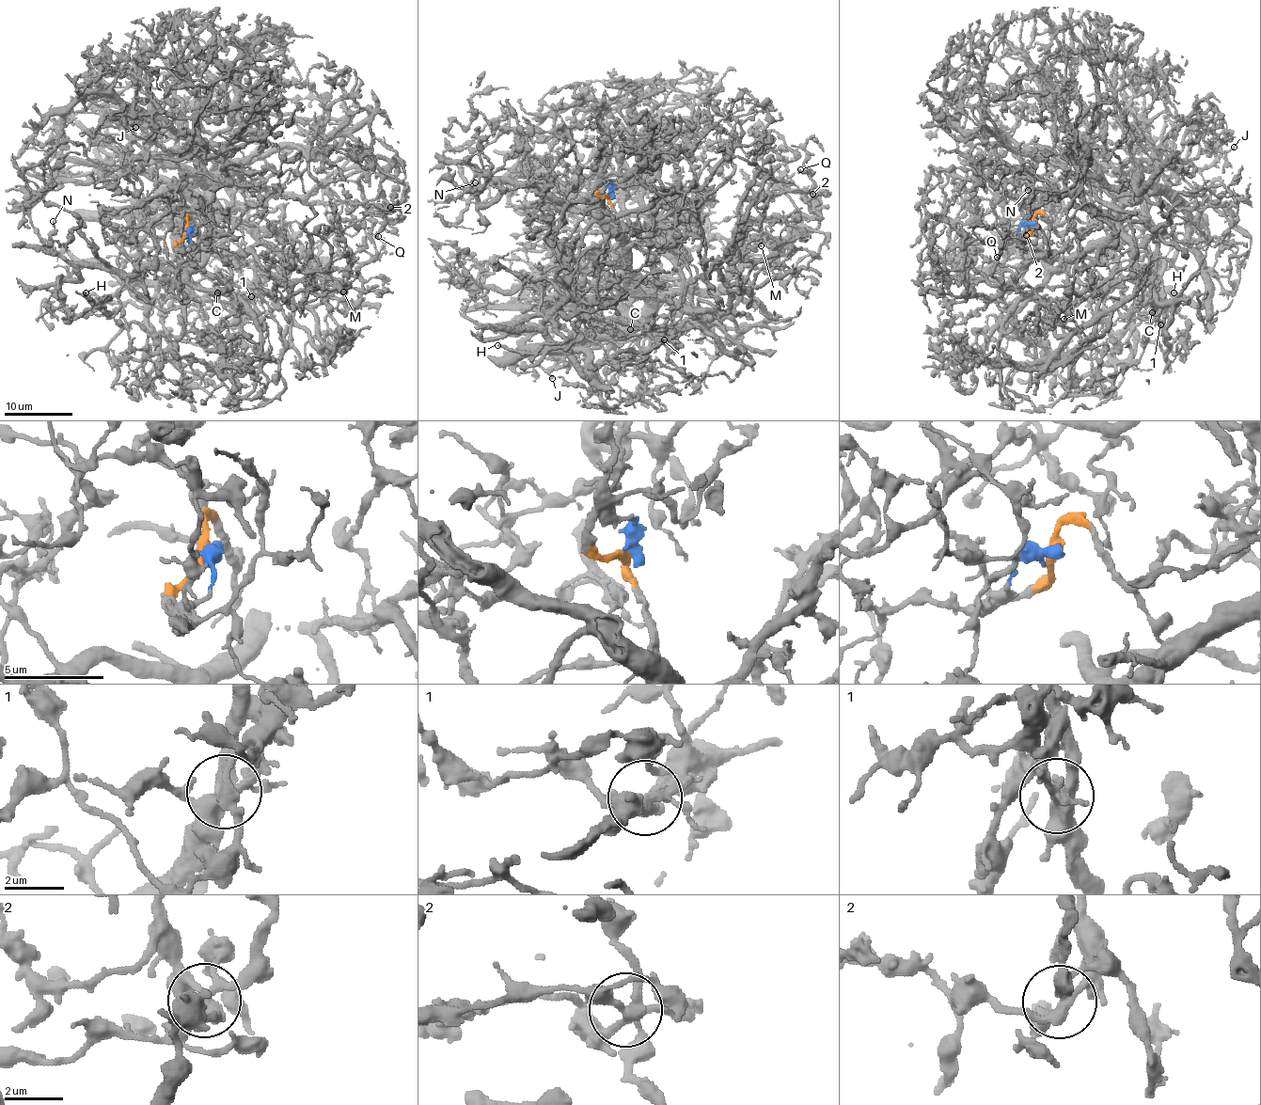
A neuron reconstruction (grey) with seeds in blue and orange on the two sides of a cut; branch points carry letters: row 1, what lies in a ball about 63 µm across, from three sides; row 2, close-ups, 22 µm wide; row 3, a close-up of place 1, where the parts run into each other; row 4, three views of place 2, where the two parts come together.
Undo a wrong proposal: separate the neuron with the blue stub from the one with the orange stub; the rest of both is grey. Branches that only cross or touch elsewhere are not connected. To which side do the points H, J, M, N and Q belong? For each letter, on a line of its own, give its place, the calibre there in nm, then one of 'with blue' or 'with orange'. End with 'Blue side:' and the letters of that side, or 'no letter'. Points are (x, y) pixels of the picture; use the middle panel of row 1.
H: place (497, 345); calibre 280 nm; with orange
J: place (552, 378); calibre 180 nm; with orange
M: place (761, 245); calibre 140 nm; with blue
N: place (475, 182); calibre 190 nm; with blue
Q: place (800, 169); calibre 280 nm; with blue
Blue side: M, N, Q

